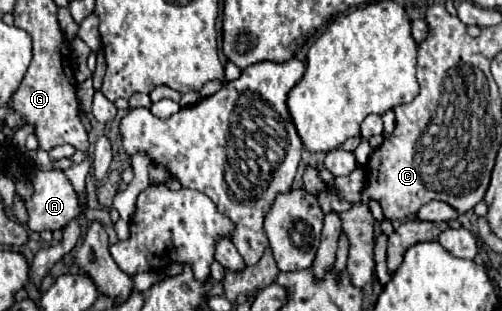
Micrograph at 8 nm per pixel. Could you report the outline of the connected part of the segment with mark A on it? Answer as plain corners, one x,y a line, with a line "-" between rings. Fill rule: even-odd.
25,168
27,178
33,182
35,194
27,200
29,228
35,232
65,228
79,216
77,196
65,178
63,170
35,170

